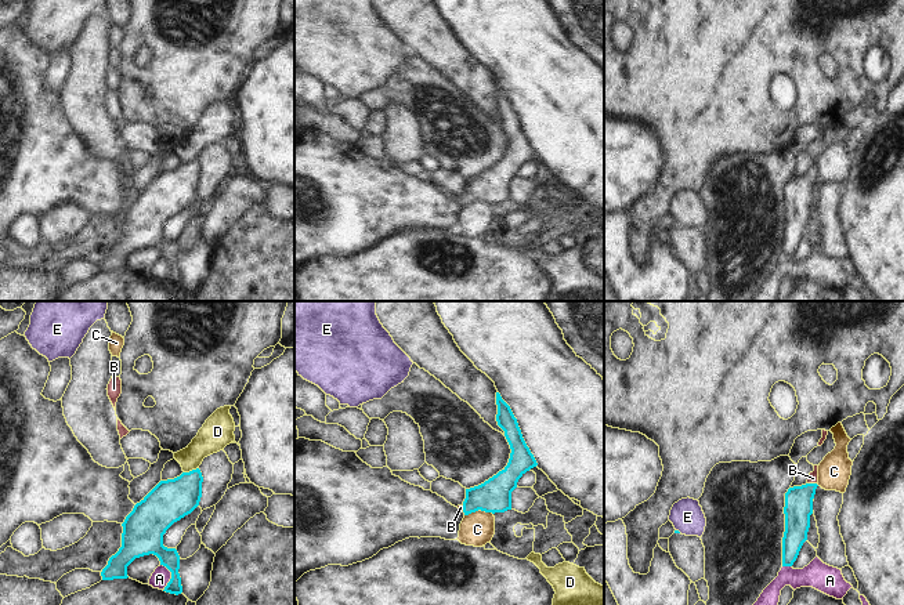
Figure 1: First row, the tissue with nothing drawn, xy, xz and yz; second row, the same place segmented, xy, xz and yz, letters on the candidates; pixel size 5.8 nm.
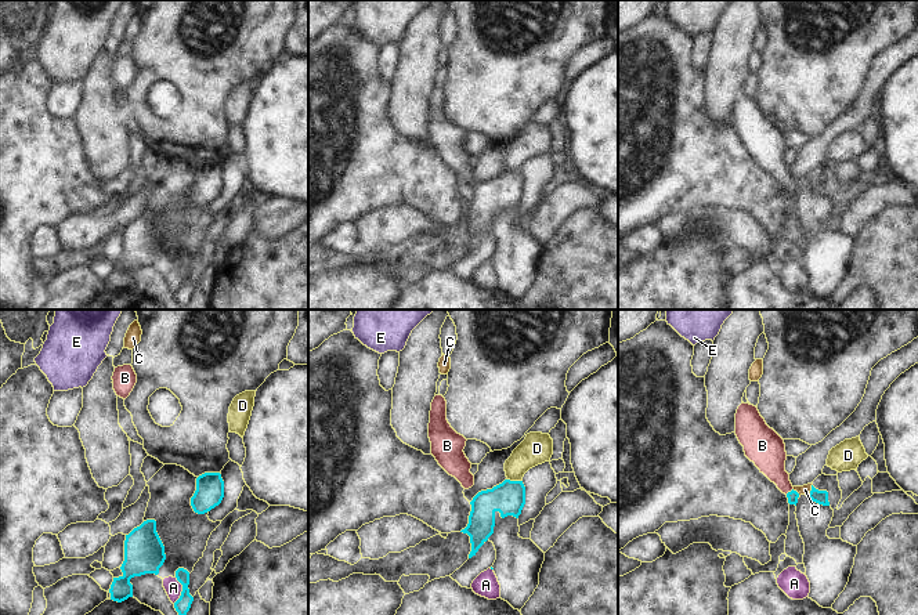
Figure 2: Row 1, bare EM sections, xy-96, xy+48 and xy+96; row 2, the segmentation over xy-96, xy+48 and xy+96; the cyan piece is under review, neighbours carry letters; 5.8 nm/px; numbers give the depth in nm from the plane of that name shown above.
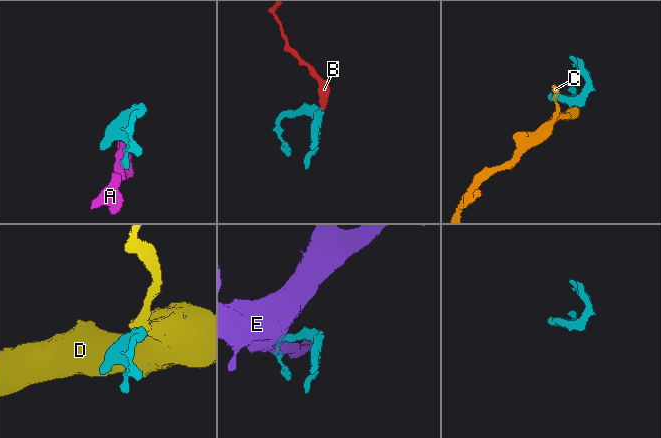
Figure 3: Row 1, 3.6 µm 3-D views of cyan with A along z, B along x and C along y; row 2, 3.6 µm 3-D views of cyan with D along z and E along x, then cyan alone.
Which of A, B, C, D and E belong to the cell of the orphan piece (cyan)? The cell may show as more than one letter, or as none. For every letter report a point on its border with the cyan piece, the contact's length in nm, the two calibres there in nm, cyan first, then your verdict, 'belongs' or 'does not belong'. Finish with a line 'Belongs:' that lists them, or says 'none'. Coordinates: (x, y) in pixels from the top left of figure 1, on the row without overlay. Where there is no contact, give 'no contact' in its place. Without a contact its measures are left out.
A: contact xy (172, 267); length 160 nm; calibres 160 and 110 nm; does not belong
B: contact yz (812, 174); length 60 nm; calibres 160 and 60 nm; belongs
C: contact xz (470, 203); length 90 nm; calibres 190 and 200 nm; does not belong
D: contact xy (192, 160); length 90 nm; calibres 240 and 180 nm; does not belong
E: contact yz (678, 221); length 40 nm; calibres 20 and 190 nm; does not belong
Belongs: B

